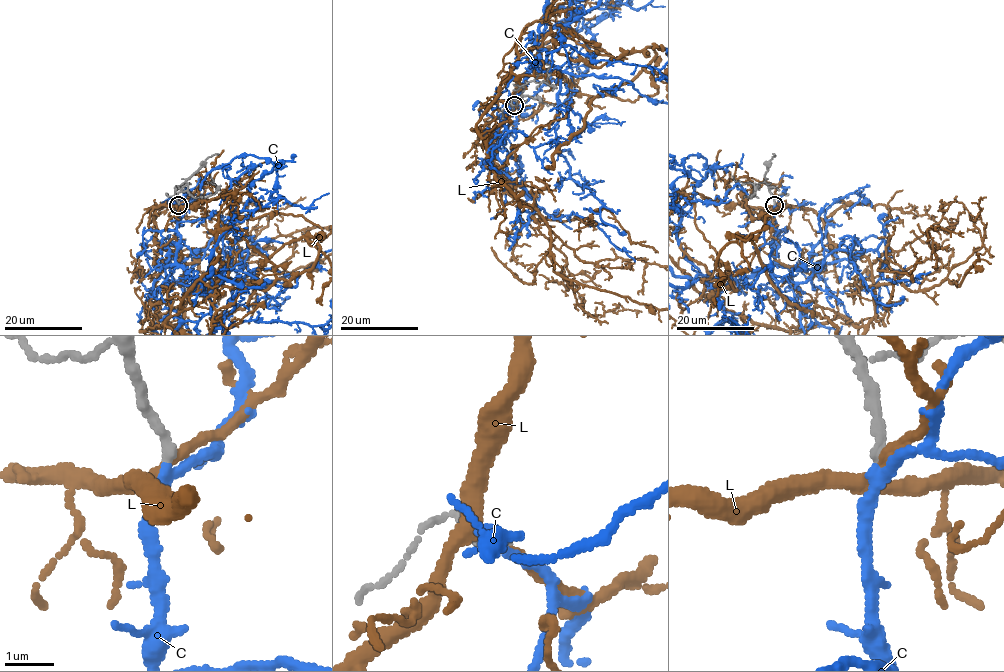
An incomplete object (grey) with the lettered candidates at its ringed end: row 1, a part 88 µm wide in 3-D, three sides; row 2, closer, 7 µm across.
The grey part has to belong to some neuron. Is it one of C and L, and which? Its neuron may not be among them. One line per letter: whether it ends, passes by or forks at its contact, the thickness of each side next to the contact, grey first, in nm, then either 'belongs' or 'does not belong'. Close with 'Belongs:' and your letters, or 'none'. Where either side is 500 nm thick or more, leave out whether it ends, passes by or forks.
C: it passes by | 200/220 nm | belongs
L: it passes by | 220/200 nm | does not belong
Belongs: C

